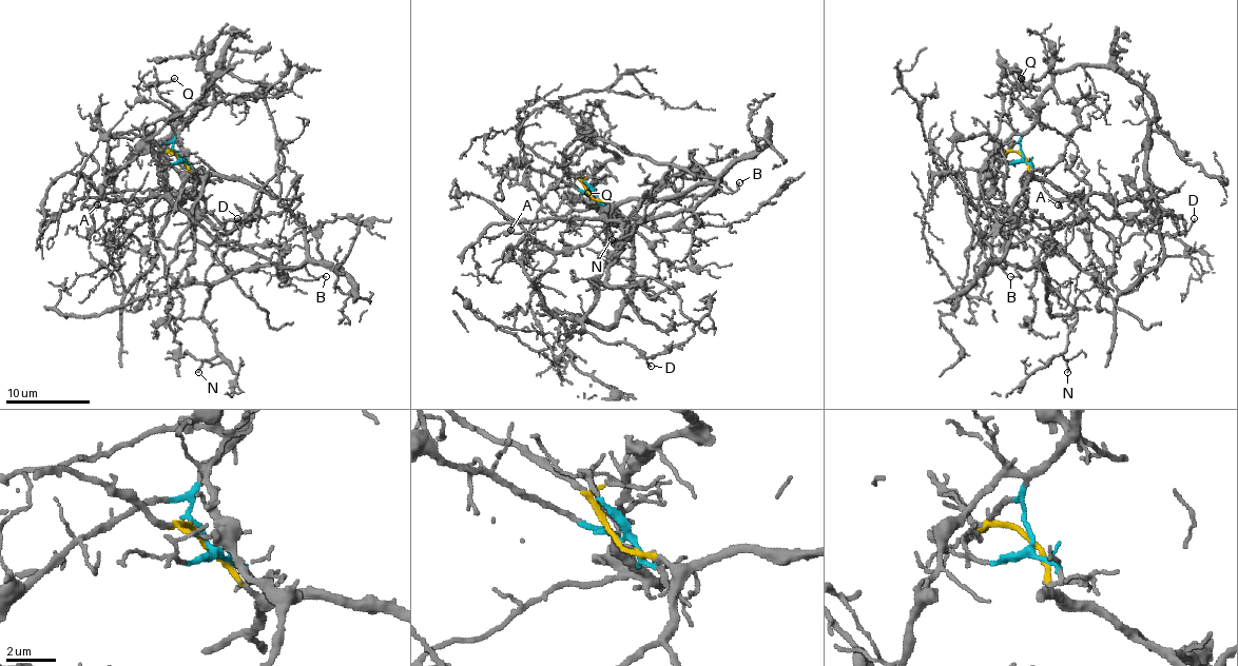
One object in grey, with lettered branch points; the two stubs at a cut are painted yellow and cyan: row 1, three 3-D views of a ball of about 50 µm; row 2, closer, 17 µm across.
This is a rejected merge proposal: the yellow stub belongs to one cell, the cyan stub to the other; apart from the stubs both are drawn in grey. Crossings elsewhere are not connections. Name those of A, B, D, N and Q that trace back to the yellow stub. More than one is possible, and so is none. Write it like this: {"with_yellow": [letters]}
{"with_yellow": ["A", "B", "N"]}

